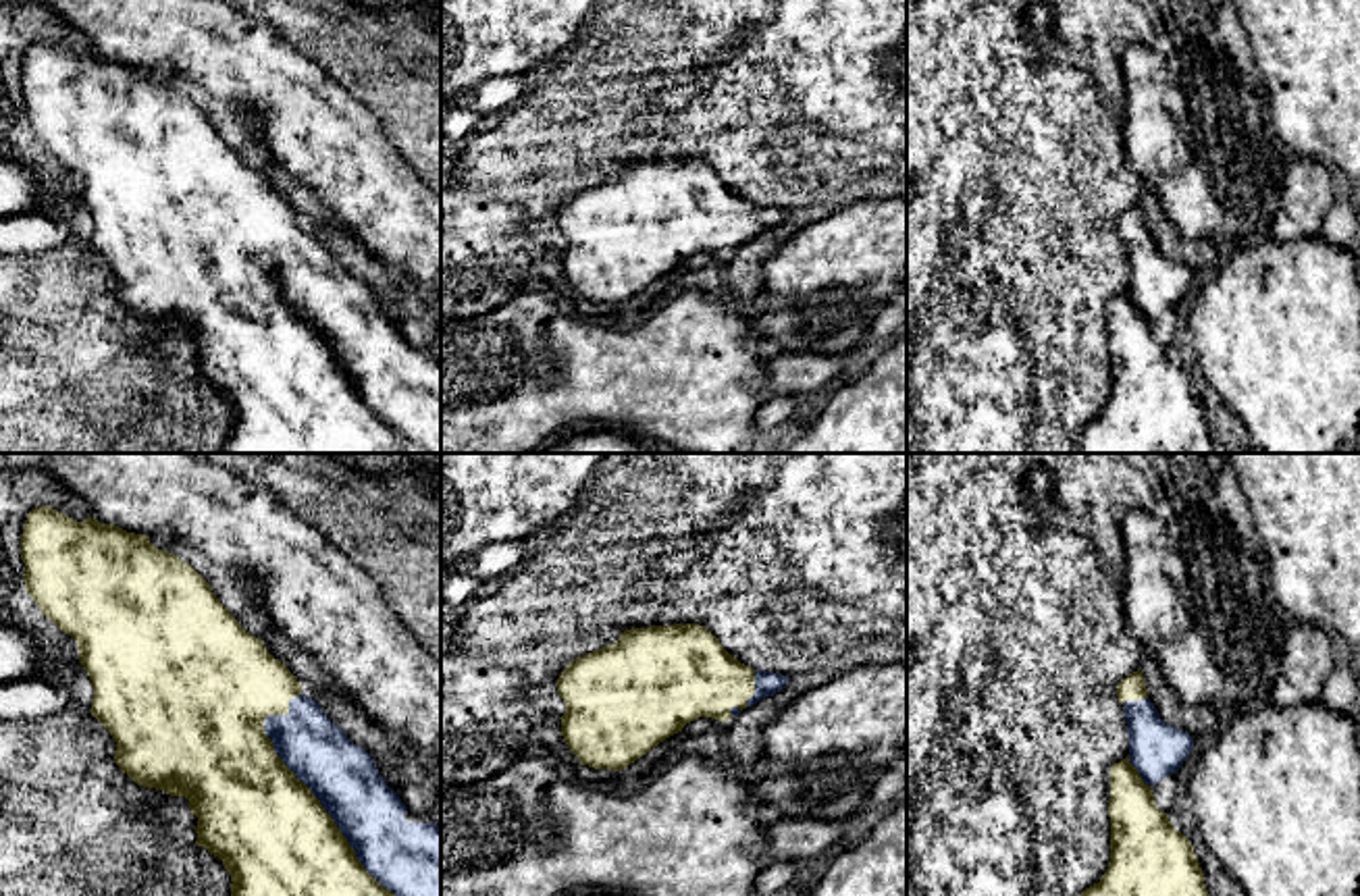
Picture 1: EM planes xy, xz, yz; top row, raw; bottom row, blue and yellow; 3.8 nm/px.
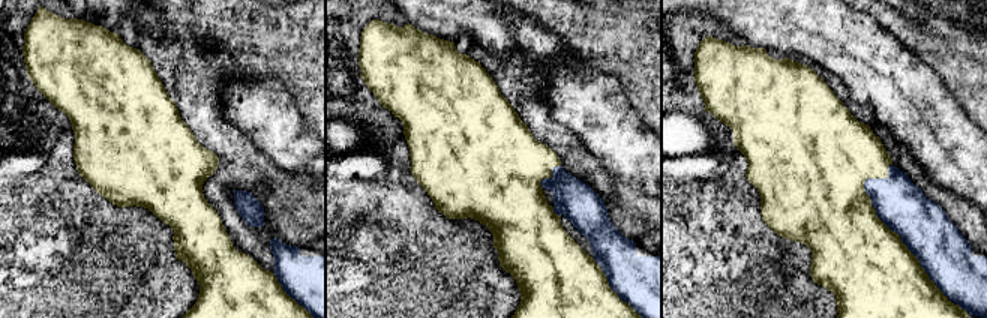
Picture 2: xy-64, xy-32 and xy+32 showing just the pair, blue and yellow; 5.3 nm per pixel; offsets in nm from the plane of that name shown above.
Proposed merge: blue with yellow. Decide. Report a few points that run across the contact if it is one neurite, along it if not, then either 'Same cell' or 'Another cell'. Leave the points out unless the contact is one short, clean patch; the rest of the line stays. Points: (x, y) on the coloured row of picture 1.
Same cell

